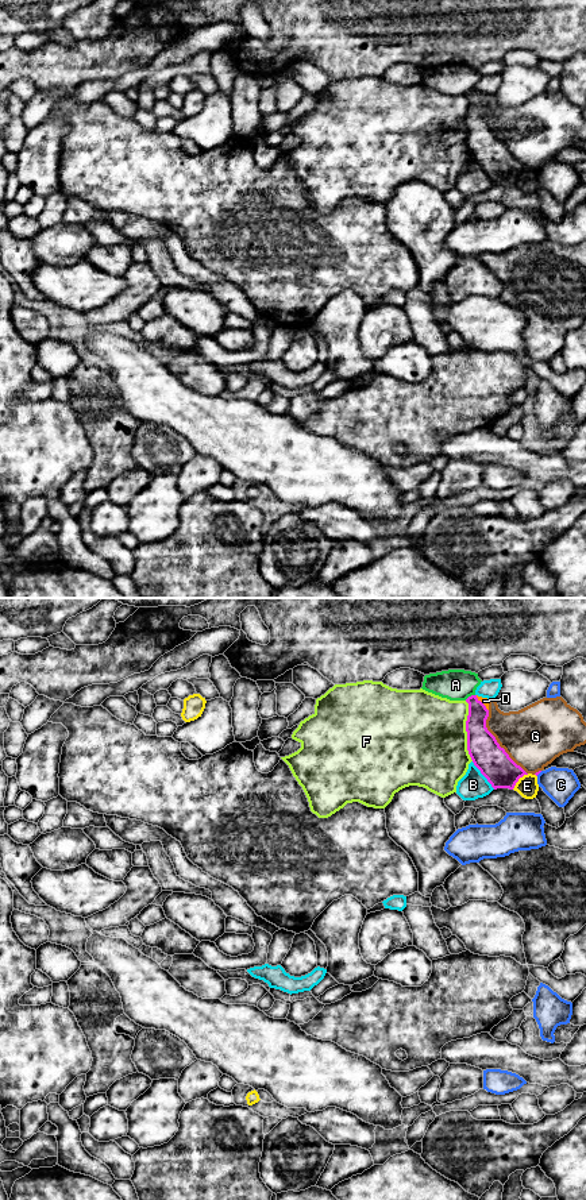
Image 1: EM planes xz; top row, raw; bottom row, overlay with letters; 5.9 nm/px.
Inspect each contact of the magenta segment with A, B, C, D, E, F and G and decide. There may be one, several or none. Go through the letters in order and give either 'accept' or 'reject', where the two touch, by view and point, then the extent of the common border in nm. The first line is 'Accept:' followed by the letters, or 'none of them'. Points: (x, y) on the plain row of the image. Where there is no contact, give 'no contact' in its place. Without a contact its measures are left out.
Accept: none of them
A: reject; contact xz (469, 92); length 70 nm
B: reject; contact xz (482, 169); length 220 nm
C: reject; contact xz (539, 168); length 50 nm
D: reject; contact xz (482, 99); length 120 nm
E: reject; contact xz (519, 173); length 140 nm
F: reject; contact xz (466, 126); length 360 nm
G: reject; contact xz (497, 138); length 440 nm

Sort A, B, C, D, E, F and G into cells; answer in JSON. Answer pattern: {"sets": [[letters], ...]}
{"sets": [["A"], ["B"], ["C"], ["D", "G"], ["E"], ["F"]]}

